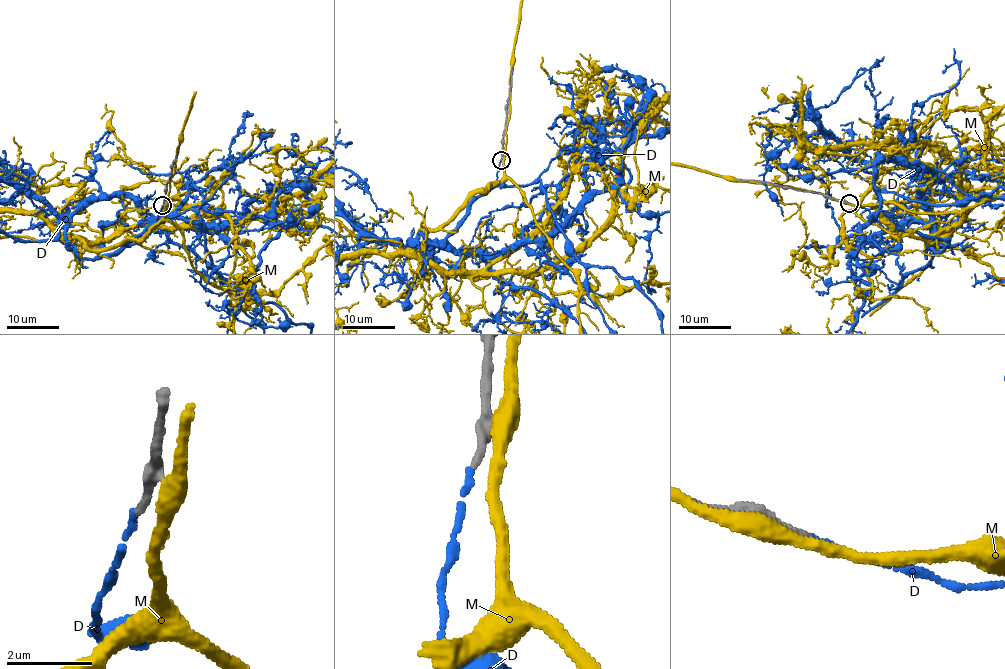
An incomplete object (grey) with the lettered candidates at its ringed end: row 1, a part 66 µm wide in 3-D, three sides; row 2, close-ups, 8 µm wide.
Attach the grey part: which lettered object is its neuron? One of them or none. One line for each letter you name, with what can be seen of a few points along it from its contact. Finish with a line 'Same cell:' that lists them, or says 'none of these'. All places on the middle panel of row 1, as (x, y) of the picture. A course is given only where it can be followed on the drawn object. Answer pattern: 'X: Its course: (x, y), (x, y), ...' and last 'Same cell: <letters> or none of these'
Same cell: D

